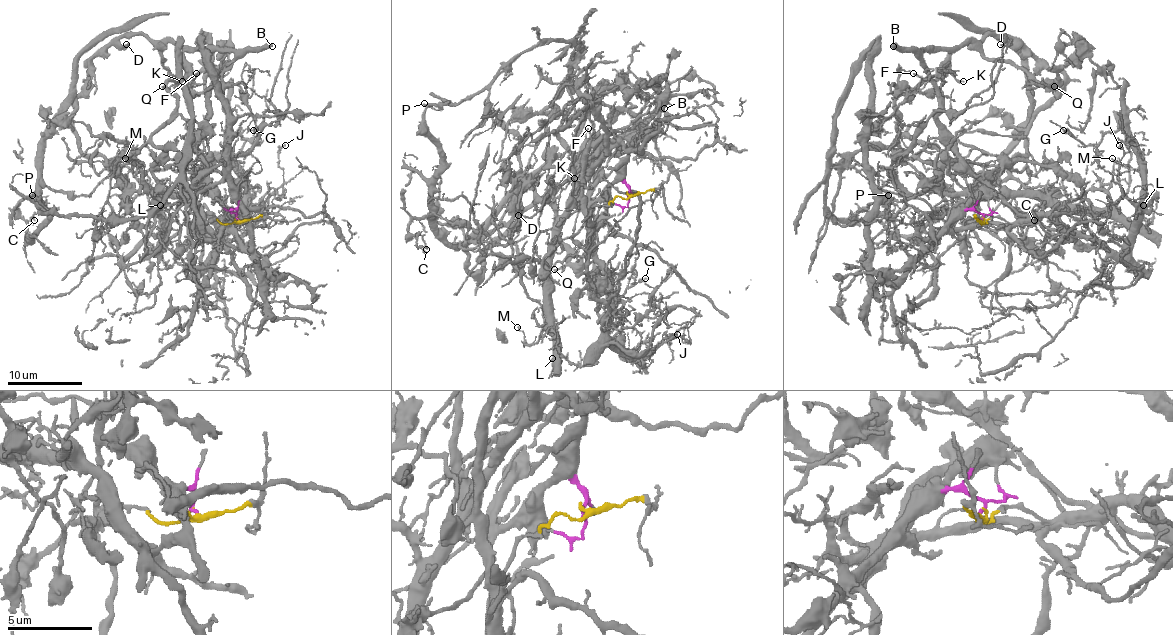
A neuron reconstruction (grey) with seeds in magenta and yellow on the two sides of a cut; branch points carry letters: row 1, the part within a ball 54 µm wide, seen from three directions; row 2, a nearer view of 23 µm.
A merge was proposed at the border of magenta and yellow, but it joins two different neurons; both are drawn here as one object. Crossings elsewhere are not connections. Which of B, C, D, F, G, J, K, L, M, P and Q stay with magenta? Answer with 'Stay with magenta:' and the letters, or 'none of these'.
Stay with magenta: B, C, D, F, K, P, Q

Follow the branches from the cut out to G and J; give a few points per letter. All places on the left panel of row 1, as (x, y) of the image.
G: (237, 219), (200, 223), (204, 215), (217, 228), (215, 251), (243, 197), (228, 130), (222, 145), (254, 130)
J: (237, 219), (200, 223), (204, 215), (217, 228), (215, 251), (284, 182), (278, 152), (285, 145)

